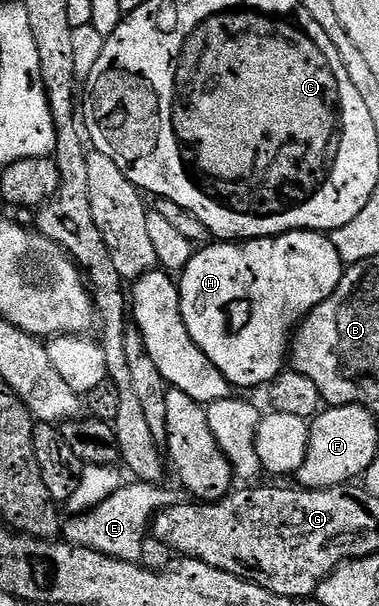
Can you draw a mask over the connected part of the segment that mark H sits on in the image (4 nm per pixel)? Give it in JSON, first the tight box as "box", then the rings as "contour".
{"box":[179,230,346,387],"contour":[[[291,230],[289,234],[278,234],[274,238],[220,240],[215,244],[217,246],[208,244],[197,249],[192,255],[190,264],[186,264],[186,268],[179,275],[180,307],[182,308],[184,323],[194,340],[194,344],[216,365],[218,372],[222,372],[222,376],[227,380],[229,387],[260,385],[263,387],[265,384],[271,383],[272,379],[279,376],[285,369],[286,359],[290,354],[290,343],[294,337],[296,327],[308,317],[309,312],[315,306],[325,302],[336,291],[338,284],[344,279],[346,264],[338,256],[338,248],[334,248],[331,237],[318,230]]]}

